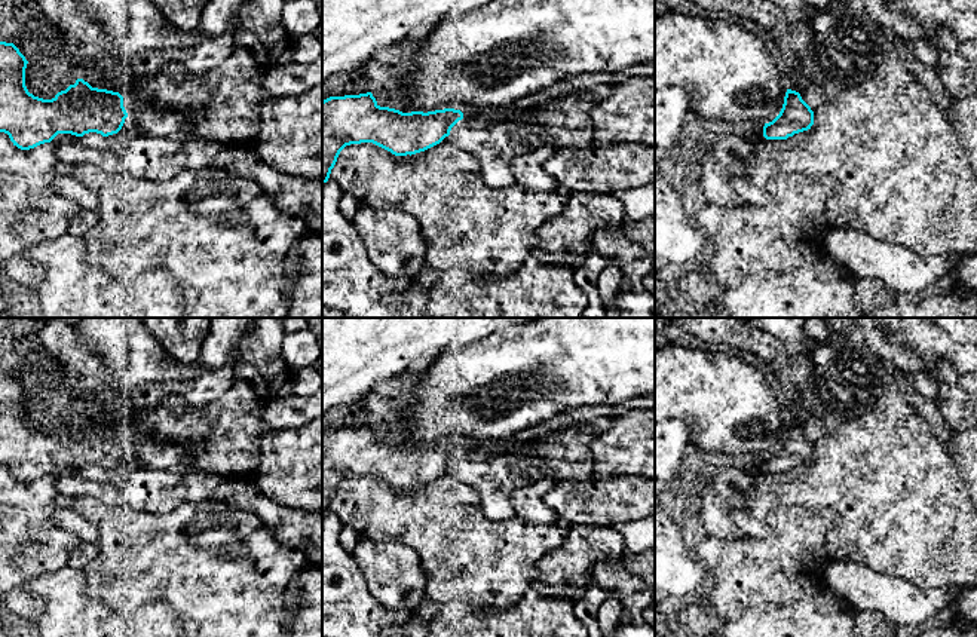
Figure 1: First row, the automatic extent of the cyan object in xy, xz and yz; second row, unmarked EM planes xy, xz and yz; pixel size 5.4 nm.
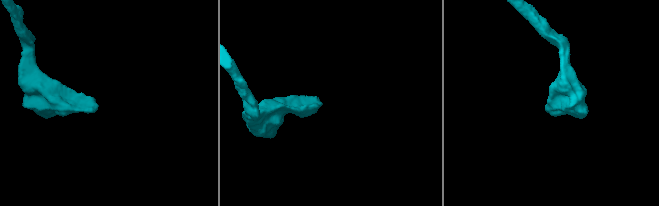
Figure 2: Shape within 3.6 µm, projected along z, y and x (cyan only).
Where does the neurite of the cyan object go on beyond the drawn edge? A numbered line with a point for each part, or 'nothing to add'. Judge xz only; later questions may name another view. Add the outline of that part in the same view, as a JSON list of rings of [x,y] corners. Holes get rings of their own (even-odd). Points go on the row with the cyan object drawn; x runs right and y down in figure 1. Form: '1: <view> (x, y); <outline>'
1: xz (564, 122); [[[578,91],[540,107],[515,113],[509,120],[459,120],[450,131],[454,144],[481,163],[483,180],[490,187],[517,184],[514,160],[532,150],[549,147],[588,147],[594,140],[591,108],[595,97]]]

